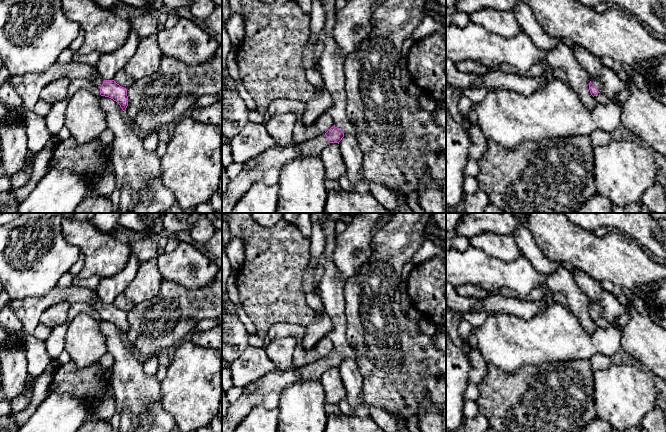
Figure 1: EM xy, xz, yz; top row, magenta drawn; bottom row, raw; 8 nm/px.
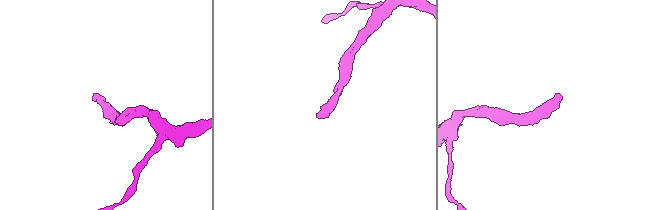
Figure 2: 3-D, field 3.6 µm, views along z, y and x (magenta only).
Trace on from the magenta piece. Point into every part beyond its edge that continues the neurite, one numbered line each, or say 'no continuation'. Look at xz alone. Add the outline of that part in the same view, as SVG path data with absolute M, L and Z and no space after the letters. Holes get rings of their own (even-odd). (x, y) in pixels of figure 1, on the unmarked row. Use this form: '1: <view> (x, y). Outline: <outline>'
1: xz (268, 389). Outline: M325 357L299 368L293 367L285 372L270 372L256 381L256 388L248 393L243 393L233 404L230 404L225 416L222 418L222 432L234 432L235 427L244 419L251 409L264 405L269 409L277 407L277 402L283 390L289 385L300 380L320 380L322 374L330 368Z

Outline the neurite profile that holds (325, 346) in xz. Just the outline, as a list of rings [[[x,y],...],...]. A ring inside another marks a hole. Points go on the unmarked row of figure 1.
[[[325,337],[318,342],[314,350],[322,357],[326,357],[333,351],[333,343],[328,337]]]

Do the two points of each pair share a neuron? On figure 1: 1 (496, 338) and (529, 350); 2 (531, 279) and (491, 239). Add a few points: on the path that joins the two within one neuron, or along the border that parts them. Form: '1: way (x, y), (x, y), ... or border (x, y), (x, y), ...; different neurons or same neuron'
1: way (504, 340), (521, 342); same neuron
2: border (521, 254), (510, 261), (502, 261), (489, 256); different neurons

